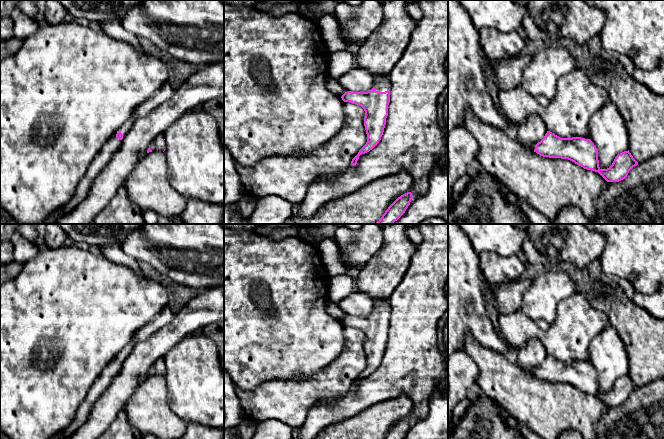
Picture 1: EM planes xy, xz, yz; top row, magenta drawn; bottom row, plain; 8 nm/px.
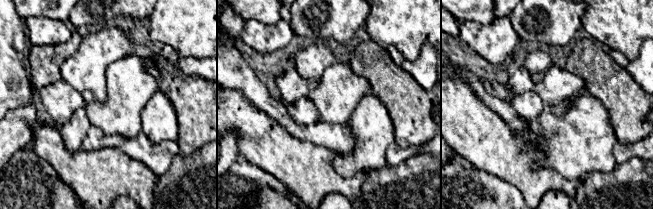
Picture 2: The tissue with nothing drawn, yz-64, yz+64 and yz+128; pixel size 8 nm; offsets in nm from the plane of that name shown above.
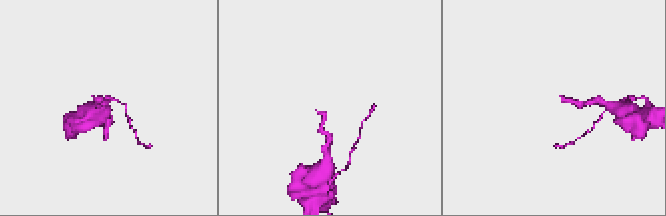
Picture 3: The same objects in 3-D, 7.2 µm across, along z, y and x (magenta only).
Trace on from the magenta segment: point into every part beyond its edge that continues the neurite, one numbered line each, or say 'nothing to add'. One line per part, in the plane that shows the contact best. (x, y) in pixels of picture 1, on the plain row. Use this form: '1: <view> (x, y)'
1: xz (382, 307)

